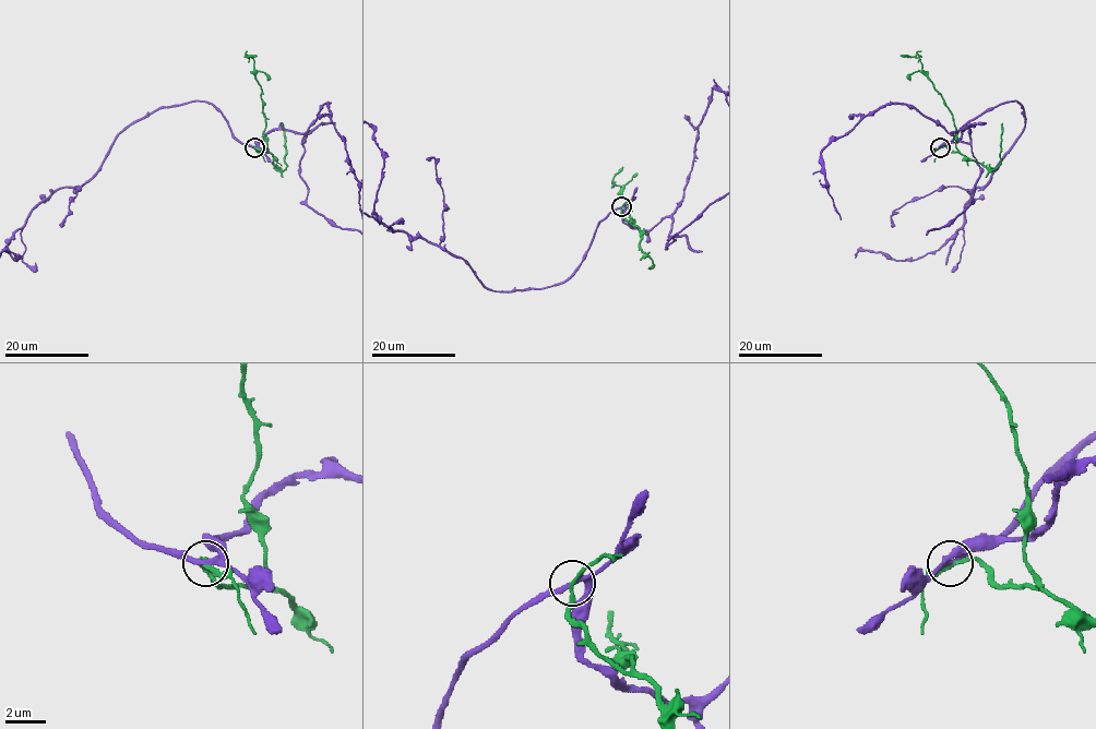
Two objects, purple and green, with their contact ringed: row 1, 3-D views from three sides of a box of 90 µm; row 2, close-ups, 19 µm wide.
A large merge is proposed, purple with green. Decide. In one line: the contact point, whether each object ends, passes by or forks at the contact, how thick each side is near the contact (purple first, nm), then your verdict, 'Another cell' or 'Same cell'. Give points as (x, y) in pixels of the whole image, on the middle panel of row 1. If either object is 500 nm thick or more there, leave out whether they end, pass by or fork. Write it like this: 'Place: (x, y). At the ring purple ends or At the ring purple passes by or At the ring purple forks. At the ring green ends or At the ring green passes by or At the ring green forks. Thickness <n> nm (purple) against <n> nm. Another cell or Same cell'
Place: (621, 206). At the ring purple forks. At the ring green passes by. Thickness 220 nm (purple) against 170 nm. Same cell

